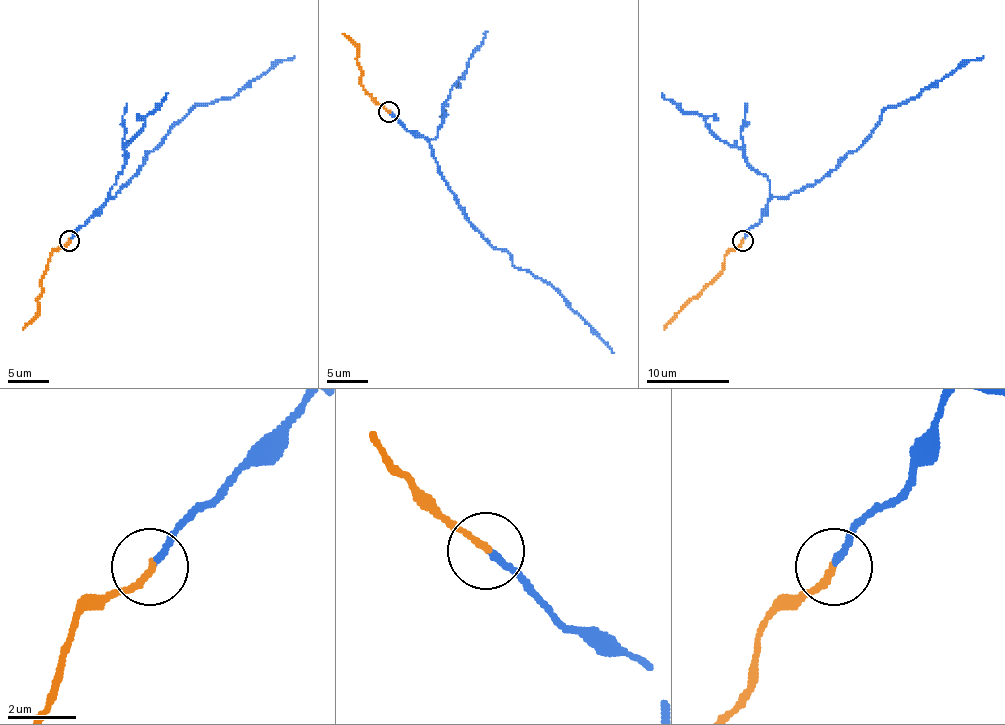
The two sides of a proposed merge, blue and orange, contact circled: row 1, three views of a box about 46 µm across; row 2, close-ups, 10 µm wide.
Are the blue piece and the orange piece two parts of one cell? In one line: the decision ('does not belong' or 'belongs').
does not belong

